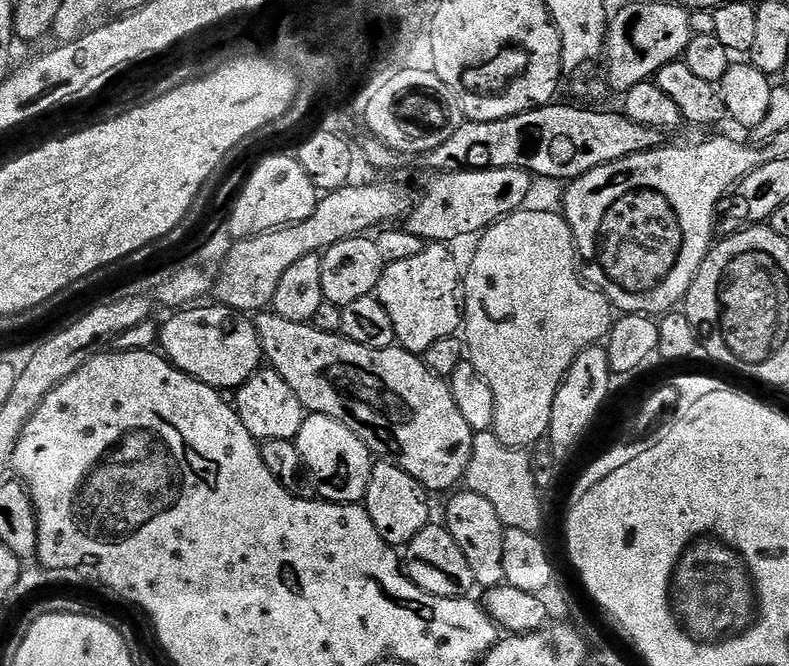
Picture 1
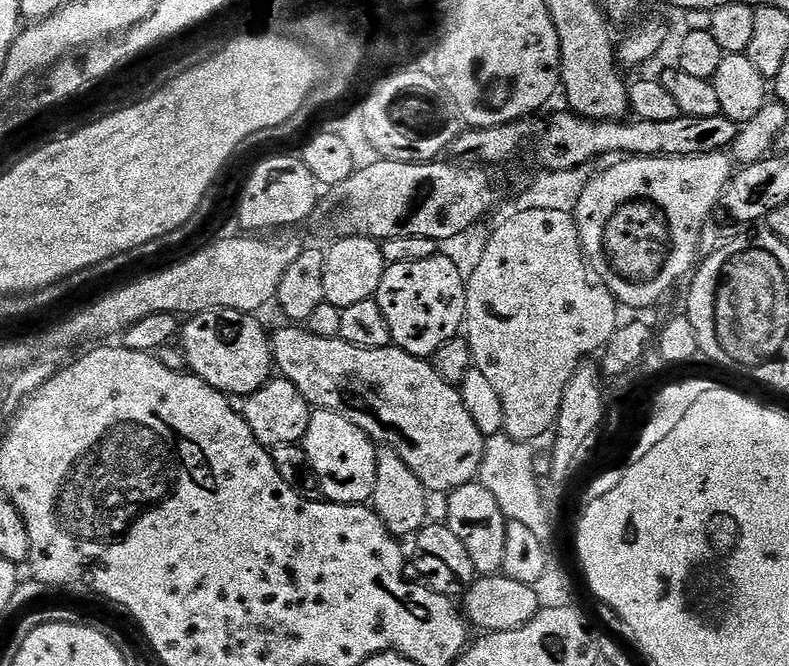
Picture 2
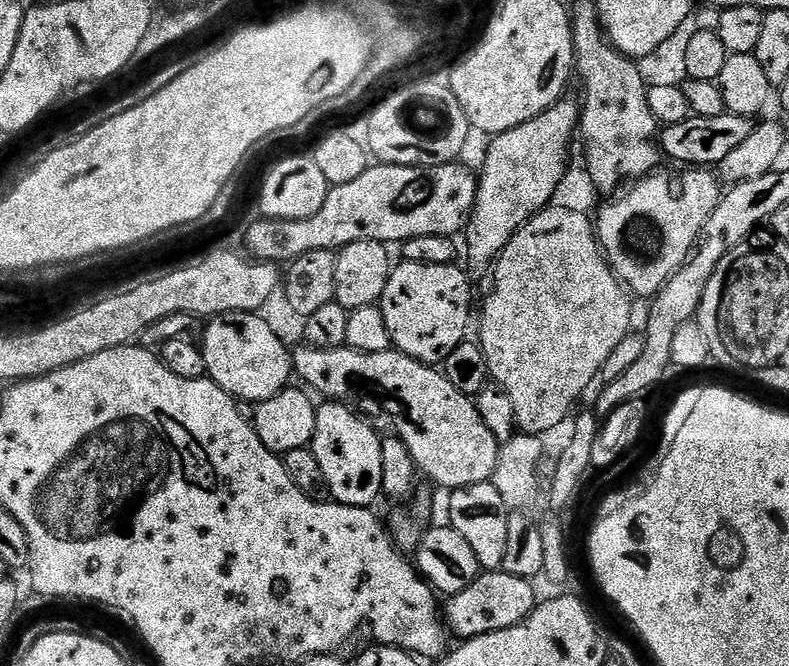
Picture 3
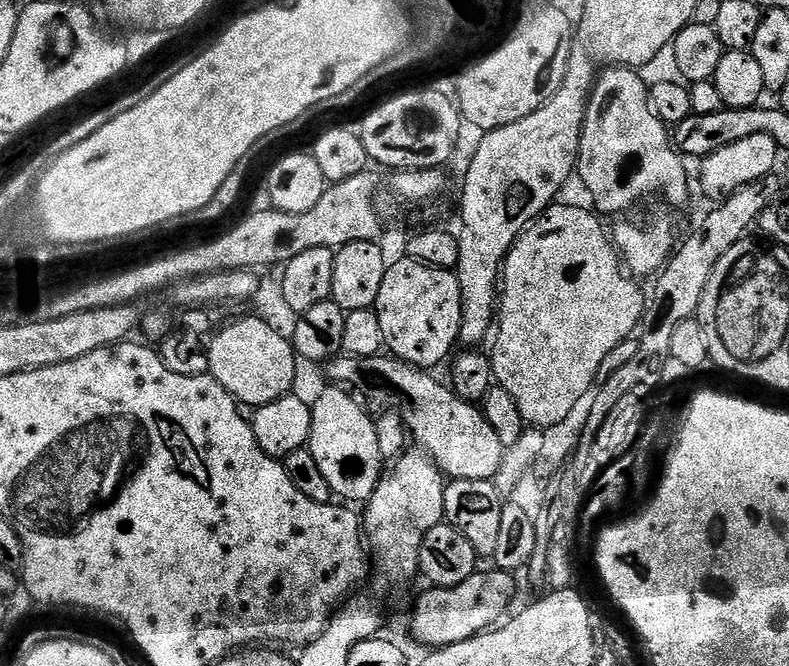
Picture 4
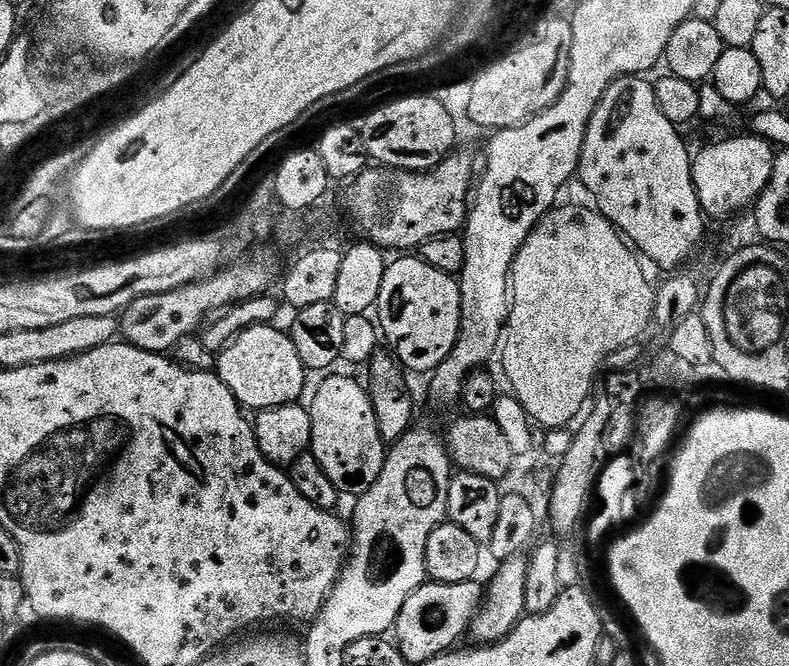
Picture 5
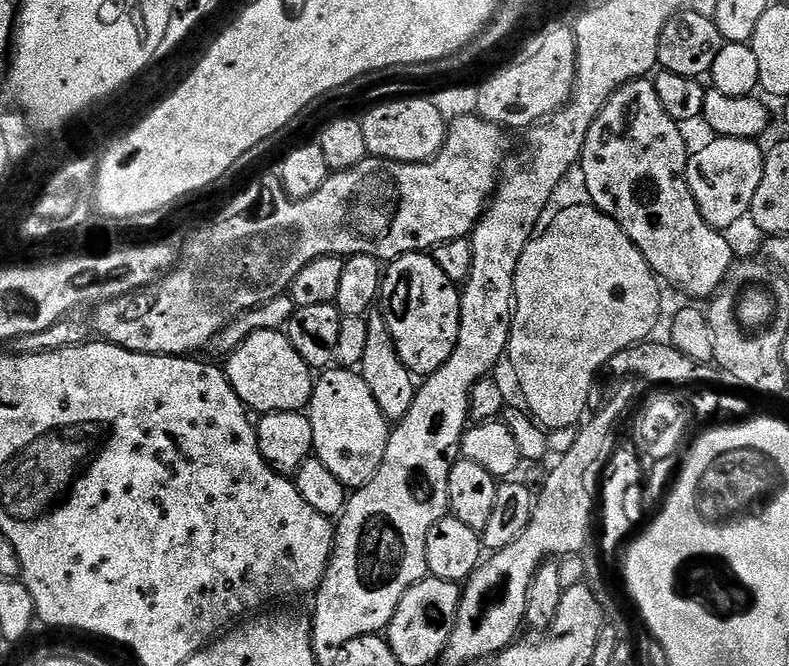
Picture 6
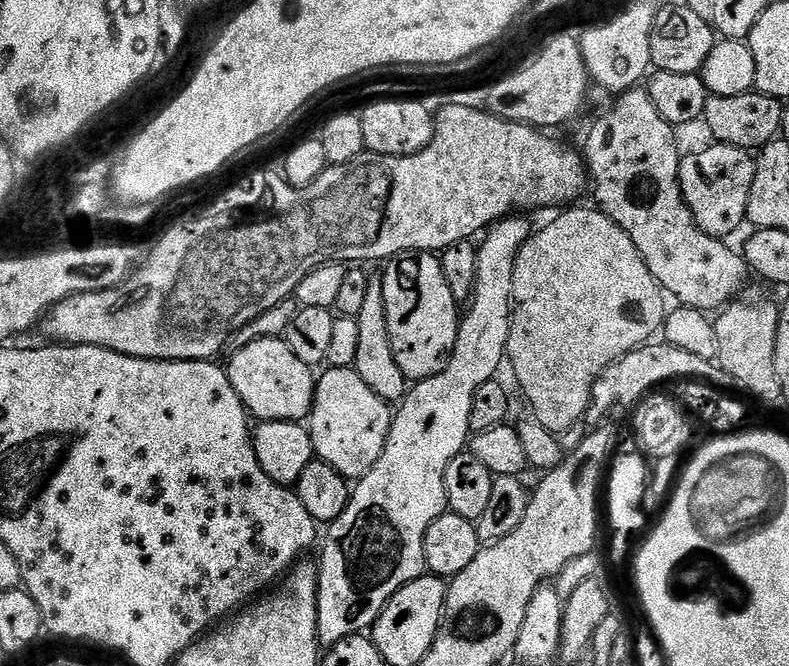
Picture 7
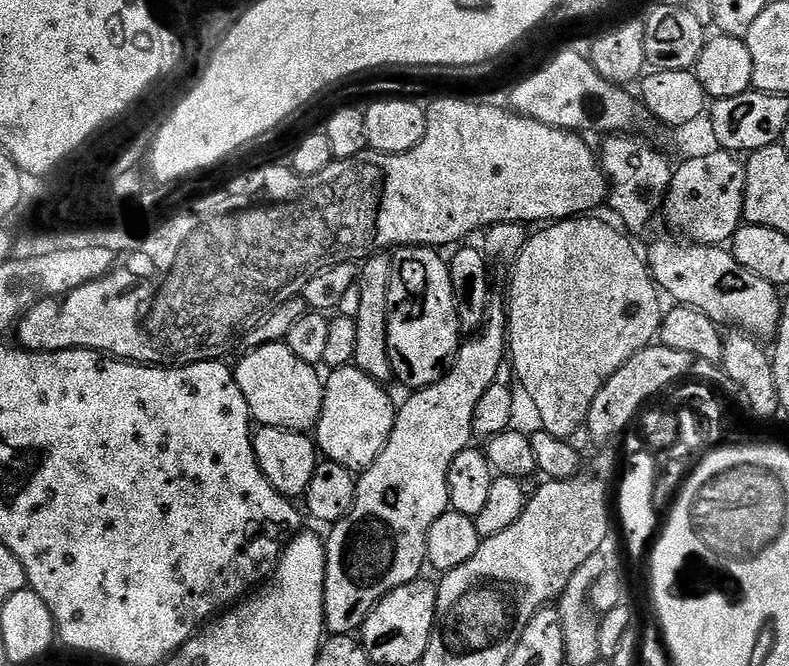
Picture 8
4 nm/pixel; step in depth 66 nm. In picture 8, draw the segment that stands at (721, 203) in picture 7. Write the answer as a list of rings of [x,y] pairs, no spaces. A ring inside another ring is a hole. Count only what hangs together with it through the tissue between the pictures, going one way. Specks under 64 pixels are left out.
[[[721,150],[706,158],[685,159],[675,165],[662,216],[668,219],[673,233],[694,244],[724,246],[731,241],[744,220],[746,174],[739,155]]]

